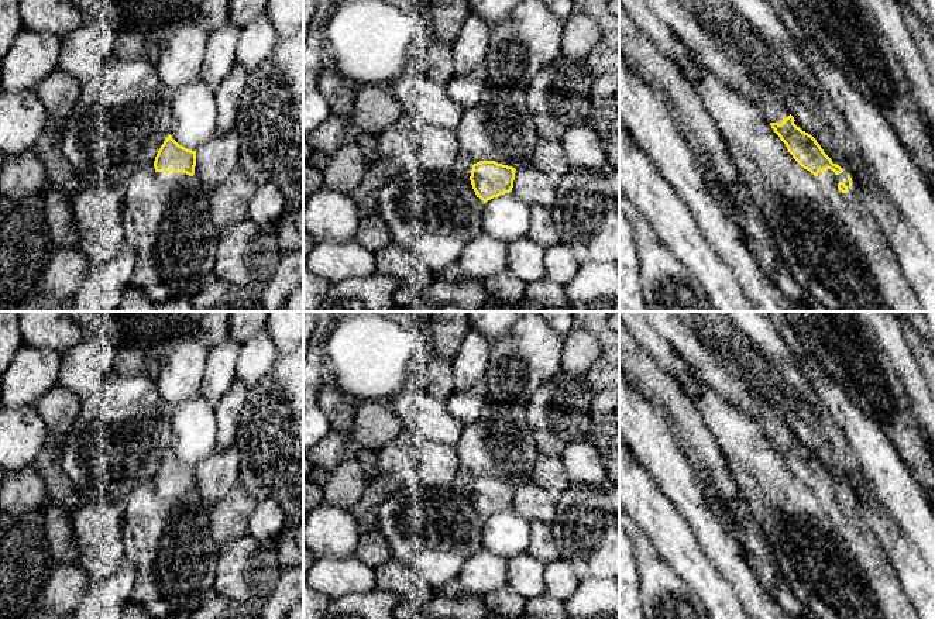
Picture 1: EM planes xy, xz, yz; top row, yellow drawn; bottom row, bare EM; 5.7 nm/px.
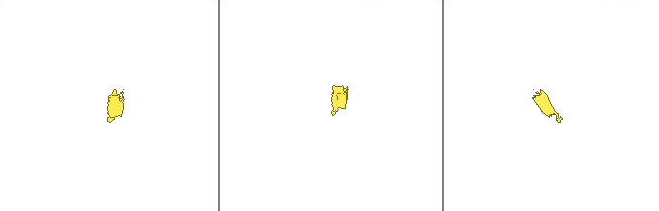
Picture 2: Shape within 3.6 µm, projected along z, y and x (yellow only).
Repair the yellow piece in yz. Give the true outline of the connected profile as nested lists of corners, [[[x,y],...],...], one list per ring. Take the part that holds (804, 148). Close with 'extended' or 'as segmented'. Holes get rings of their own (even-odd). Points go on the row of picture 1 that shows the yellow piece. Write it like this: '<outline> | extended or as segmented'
[[[743,71],[742,73],[750,80],[759,100],[757,107],[774,133],[793,158],[817,178],[819,188],[849,228],[891,312],[924,312],[873,217],[853,193],[850,175],[832,162],[811,134],[800,128],[774,92],[752,75]]] | extended

